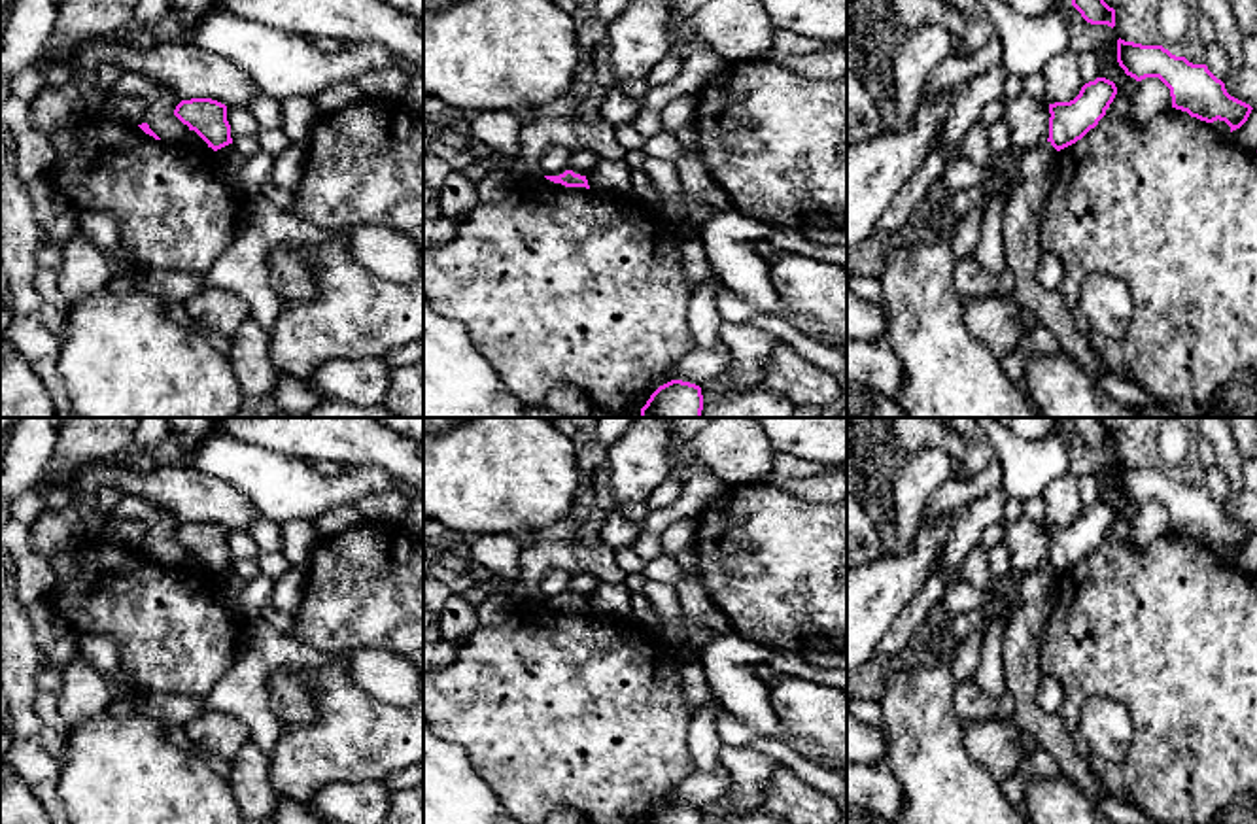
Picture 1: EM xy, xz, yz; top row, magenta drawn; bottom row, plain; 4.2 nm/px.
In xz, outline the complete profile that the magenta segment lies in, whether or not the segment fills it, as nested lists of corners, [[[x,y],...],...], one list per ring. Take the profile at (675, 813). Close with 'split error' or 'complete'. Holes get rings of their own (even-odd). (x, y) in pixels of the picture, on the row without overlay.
[[[682,803],[660,809],[648,824],[703,824],[701,811]]]; complete

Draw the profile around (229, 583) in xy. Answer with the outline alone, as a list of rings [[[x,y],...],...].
[[[232,567],[221,571],[215,575],[217,586],[219,586],[219,599],[221,603],[240,620],[246,622],[248,614],[242,605],[242,588],[246,586],[246,580],[242,580]]]

